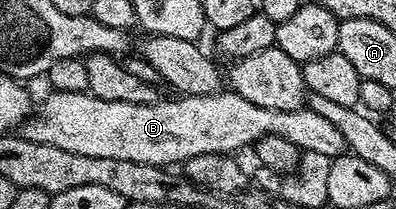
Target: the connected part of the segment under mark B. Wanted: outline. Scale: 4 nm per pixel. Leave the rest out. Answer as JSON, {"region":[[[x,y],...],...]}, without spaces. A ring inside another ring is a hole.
{"region":[[[221,89],[217,95],[185,95],[172,97],[155,103],[131,103],[130,101],[102,101],[90,93],[62,93],[52,91],[40,103],[40,108],[33,110],[22,124],[25,139],[46,145],[58,145],[70,153],[86,153],[86,157],[118,157],[118,161],[146,161],[150,165],[167,168],[169,165],[182,165],[195,155],[232,155],[243,147],[251,148],[262,137],[277,135],[286,141],[294,141],[301,152],[312,155],[325,155],[331,161],[338,155],[345,154],[346,146],[342,133],[338,133],[326,117],[318,117],[310,109],[299,111],[279,111],[262,109],[254,101],[236,94],[231,89]]]}

